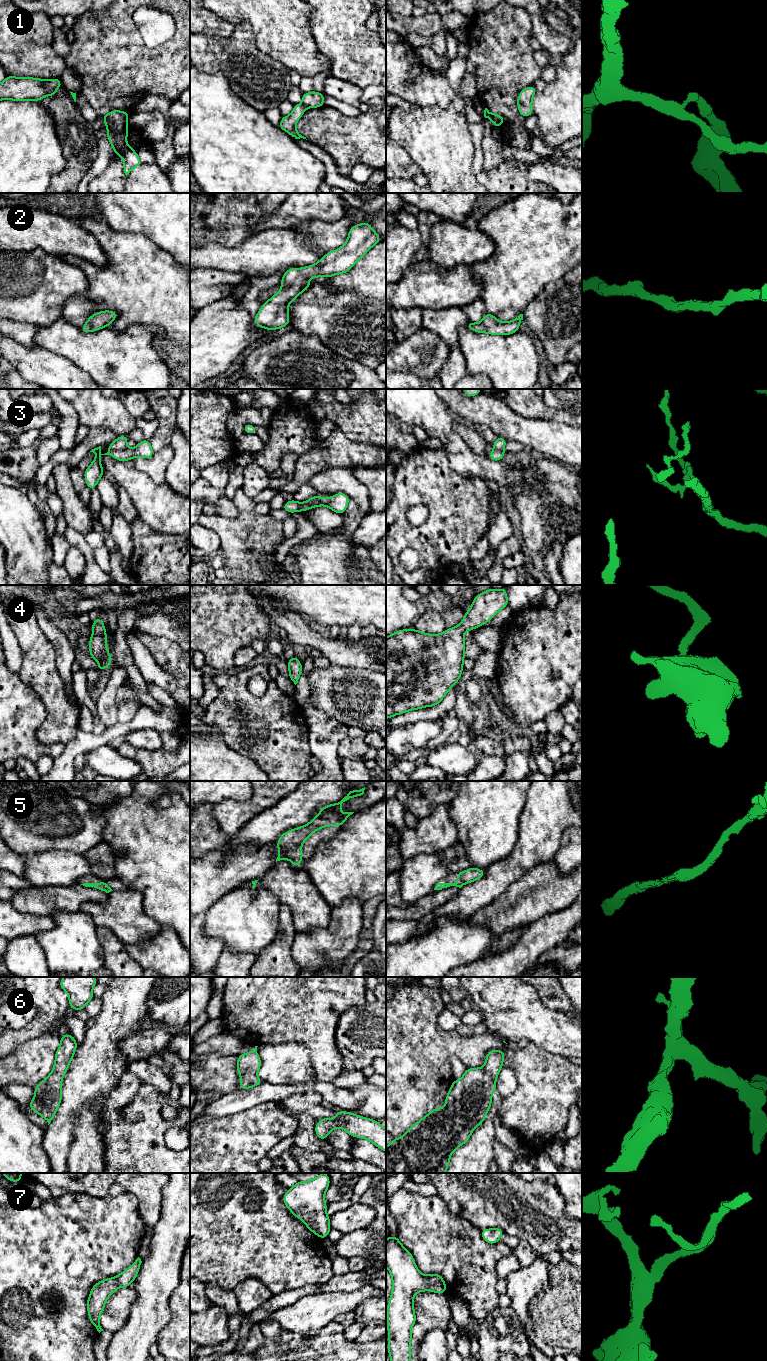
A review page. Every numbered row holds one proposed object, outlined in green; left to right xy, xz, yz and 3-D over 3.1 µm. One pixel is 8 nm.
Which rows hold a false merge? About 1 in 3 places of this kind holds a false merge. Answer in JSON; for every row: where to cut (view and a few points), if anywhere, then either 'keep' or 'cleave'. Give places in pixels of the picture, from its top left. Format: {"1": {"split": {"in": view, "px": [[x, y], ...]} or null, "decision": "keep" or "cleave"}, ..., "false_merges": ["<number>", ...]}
{"1": {"split": {"in": "yz", "px": [[495, 114], [492, 120]]}, "decision": "cleave"}, "2": {"split": null, "decision": "keep"}, "3": {"split": {"in": "xy", "px": [[126, 447], [120, 450], [110, 449]]}, "decision": "cleave"}, "4": {"split": null, "decision": "keep"}, "5": {"split": null, "decision": "keep"}, "6": {"split": null, "decision": "keep"}, "7": {"split": null, "decision": "keep"}, "false_merges": ["1", "3"]}

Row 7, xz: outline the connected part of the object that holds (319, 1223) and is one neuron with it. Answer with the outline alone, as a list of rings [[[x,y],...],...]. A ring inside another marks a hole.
[[[326,1173],[301,1182],[289,1188],[283,1197],[283,1203],[291,1213],[304,1221],[306,1227],[319,1239],[328,1237],[331,1230],[330,1217],[326,1214],[324,1195],[329,1187],[330,1179]]]

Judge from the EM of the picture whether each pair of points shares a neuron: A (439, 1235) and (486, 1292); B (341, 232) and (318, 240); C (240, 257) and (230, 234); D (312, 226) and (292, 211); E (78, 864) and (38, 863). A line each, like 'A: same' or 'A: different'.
A: same
B: same
C: different
D: different
E: same

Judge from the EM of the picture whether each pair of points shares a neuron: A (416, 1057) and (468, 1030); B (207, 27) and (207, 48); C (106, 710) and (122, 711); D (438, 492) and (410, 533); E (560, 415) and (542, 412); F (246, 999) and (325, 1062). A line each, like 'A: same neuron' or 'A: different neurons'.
A: different neurons
B: different neurons
C: different neurons
D: same neuron
E: same neuron
F: same neuron

